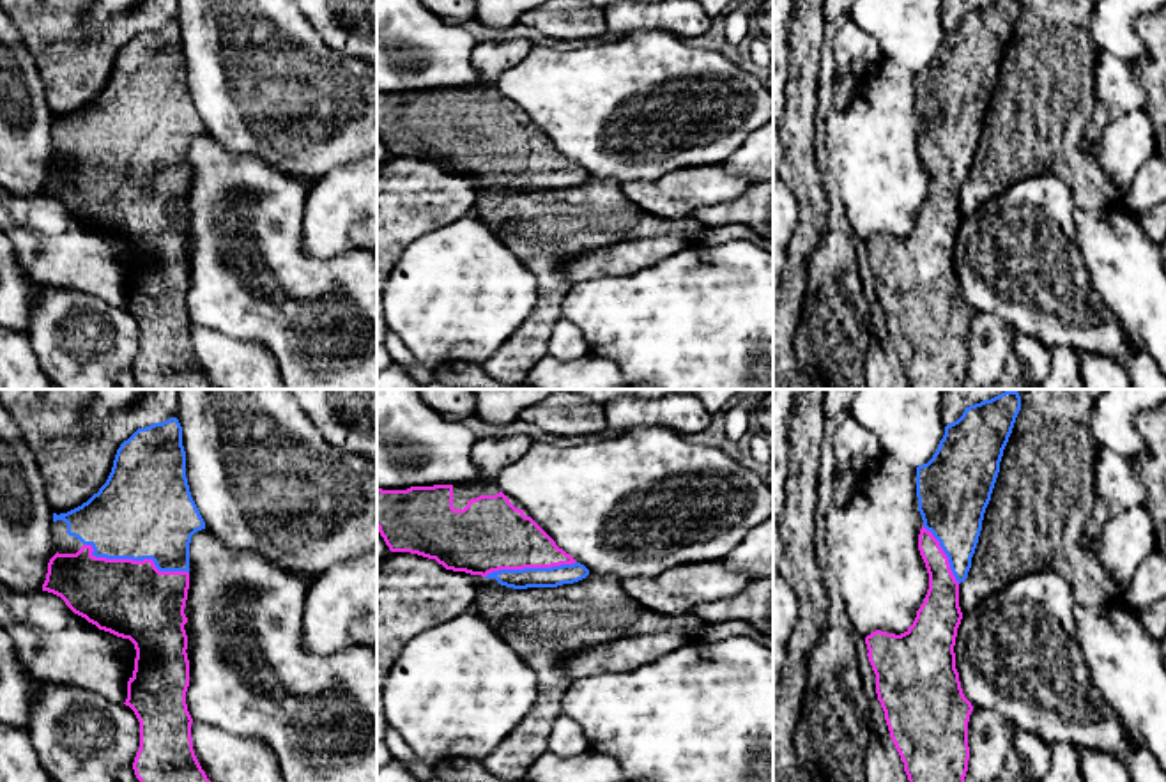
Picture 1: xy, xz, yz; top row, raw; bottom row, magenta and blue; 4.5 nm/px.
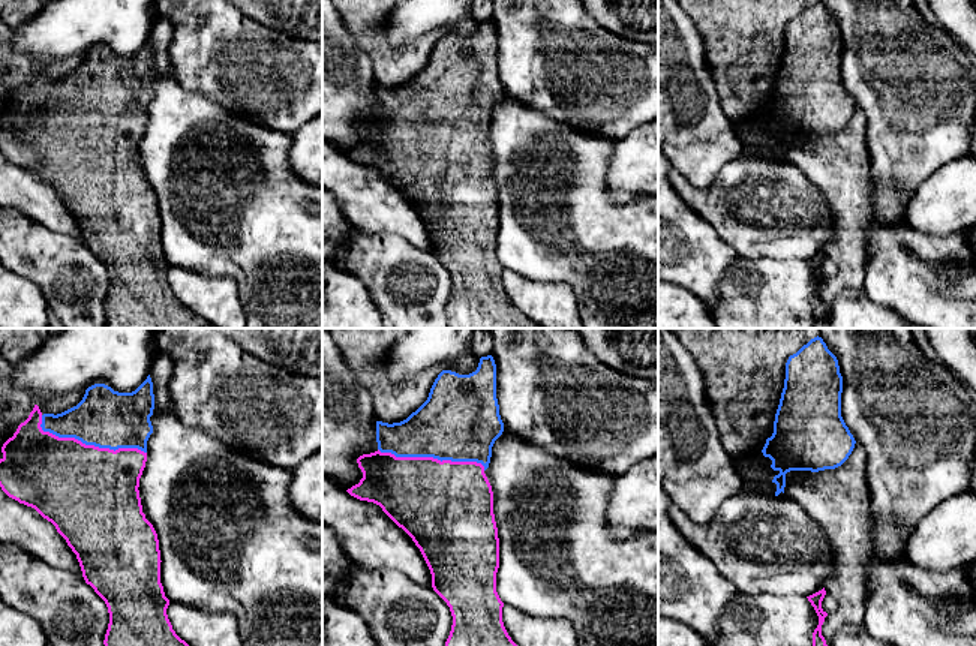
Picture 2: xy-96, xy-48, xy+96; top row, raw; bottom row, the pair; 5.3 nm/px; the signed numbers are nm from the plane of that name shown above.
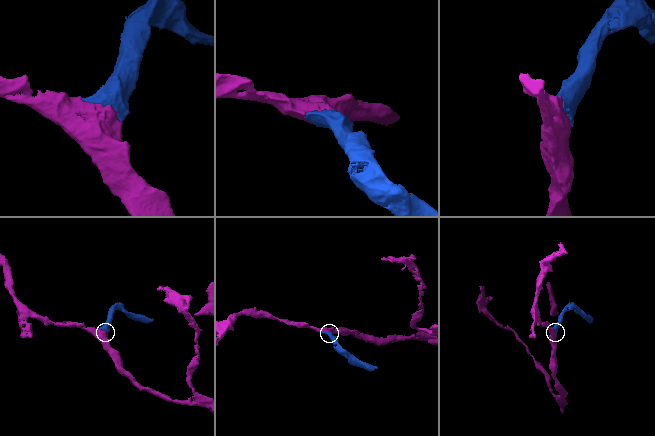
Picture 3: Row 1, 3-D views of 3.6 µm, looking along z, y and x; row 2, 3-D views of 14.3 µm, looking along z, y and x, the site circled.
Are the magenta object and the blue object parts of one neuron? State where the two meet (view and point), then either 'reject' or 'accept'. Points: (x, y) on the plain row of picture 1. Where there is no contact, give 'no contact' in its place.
xy (135, 165) | accept

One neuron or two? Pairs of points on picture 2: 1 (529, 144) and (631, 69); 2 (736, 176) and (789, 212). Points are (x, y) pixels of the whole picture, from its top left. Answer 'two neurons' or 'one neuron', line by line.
1: two neurons
2: one neuron

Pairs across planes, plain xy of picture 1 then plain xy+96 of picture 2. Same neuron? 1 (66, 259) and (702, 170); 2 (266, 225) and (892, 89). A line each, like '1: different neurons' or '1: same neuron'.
1: different neurons
2: different neurons

